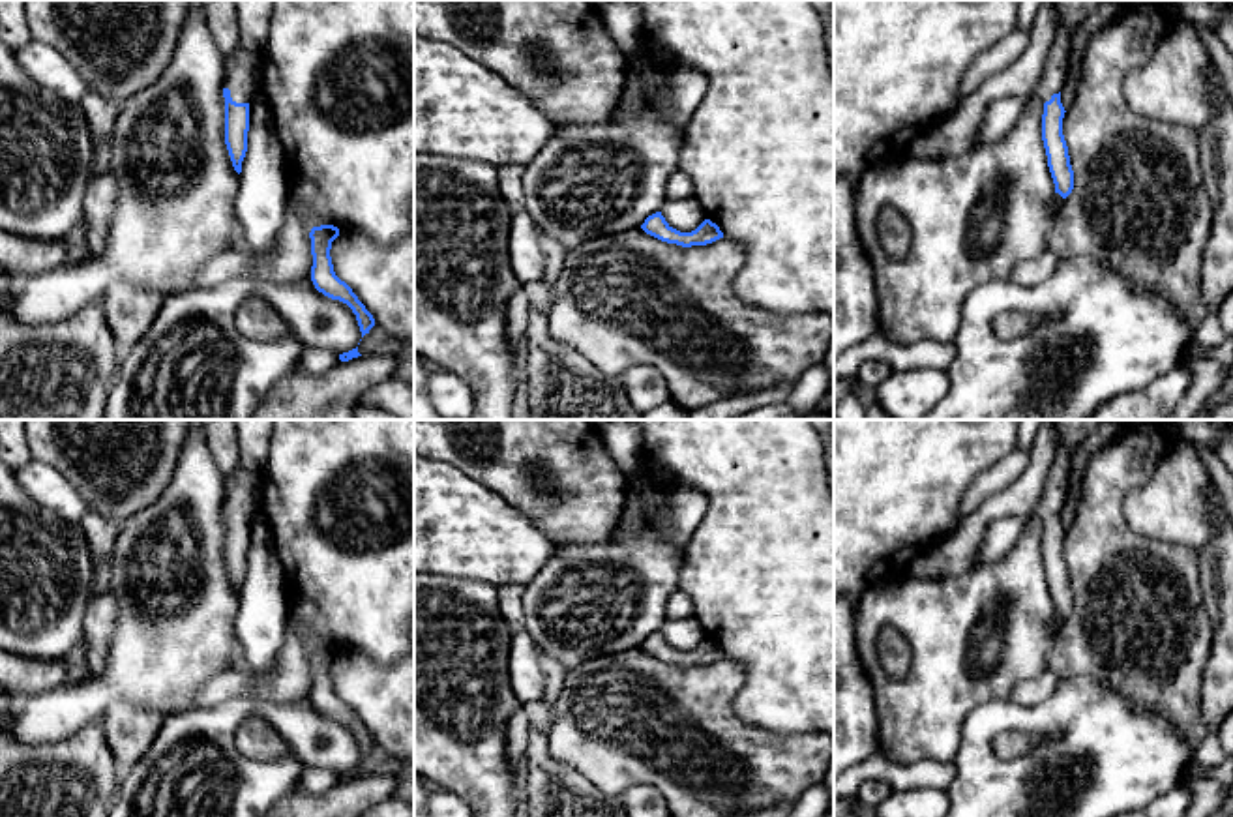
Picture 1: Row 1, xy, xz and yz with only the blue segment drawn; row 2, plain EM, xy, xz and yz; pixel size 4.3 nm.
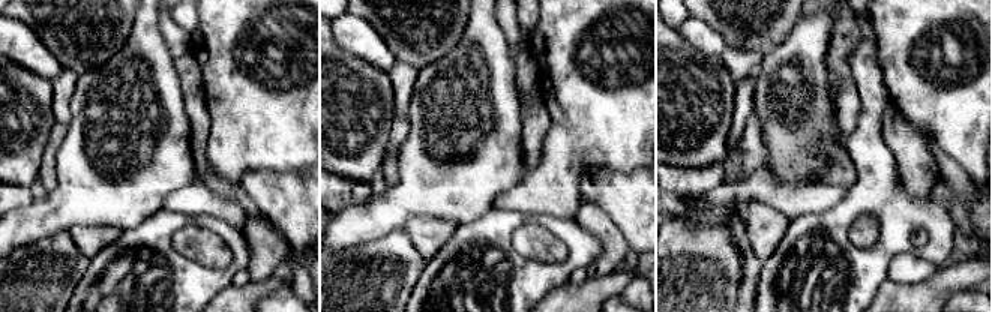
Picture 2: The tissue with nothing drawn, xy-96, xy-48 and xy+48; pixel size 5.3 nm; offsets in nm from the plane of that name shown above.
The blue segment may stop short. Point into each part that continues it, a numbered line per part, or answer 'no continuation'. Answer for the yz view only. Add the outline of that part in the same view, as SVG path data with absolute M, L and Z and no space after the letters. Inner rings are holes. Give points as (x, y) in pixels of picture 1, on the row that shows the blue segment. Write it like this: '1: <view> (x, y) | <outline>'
1: yz (1072, 12) | M1055 0L1055 2L1061 13L1061 21L1057 24L1057 37L1051 51L1047 52L1042 77L1034 88L1044 103L1049 101L1053 94L1059 94L1064 84L1072 34L1094 9L1098 9L1107 0Z

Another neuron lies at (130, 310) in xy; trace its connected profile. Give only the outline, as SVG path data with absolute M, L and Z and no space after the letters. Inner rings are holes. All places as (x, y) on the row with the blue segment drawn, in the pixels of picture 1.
M133 283L111 285L99 305L112 332L118 356L124 358L156 320L165 296Z

